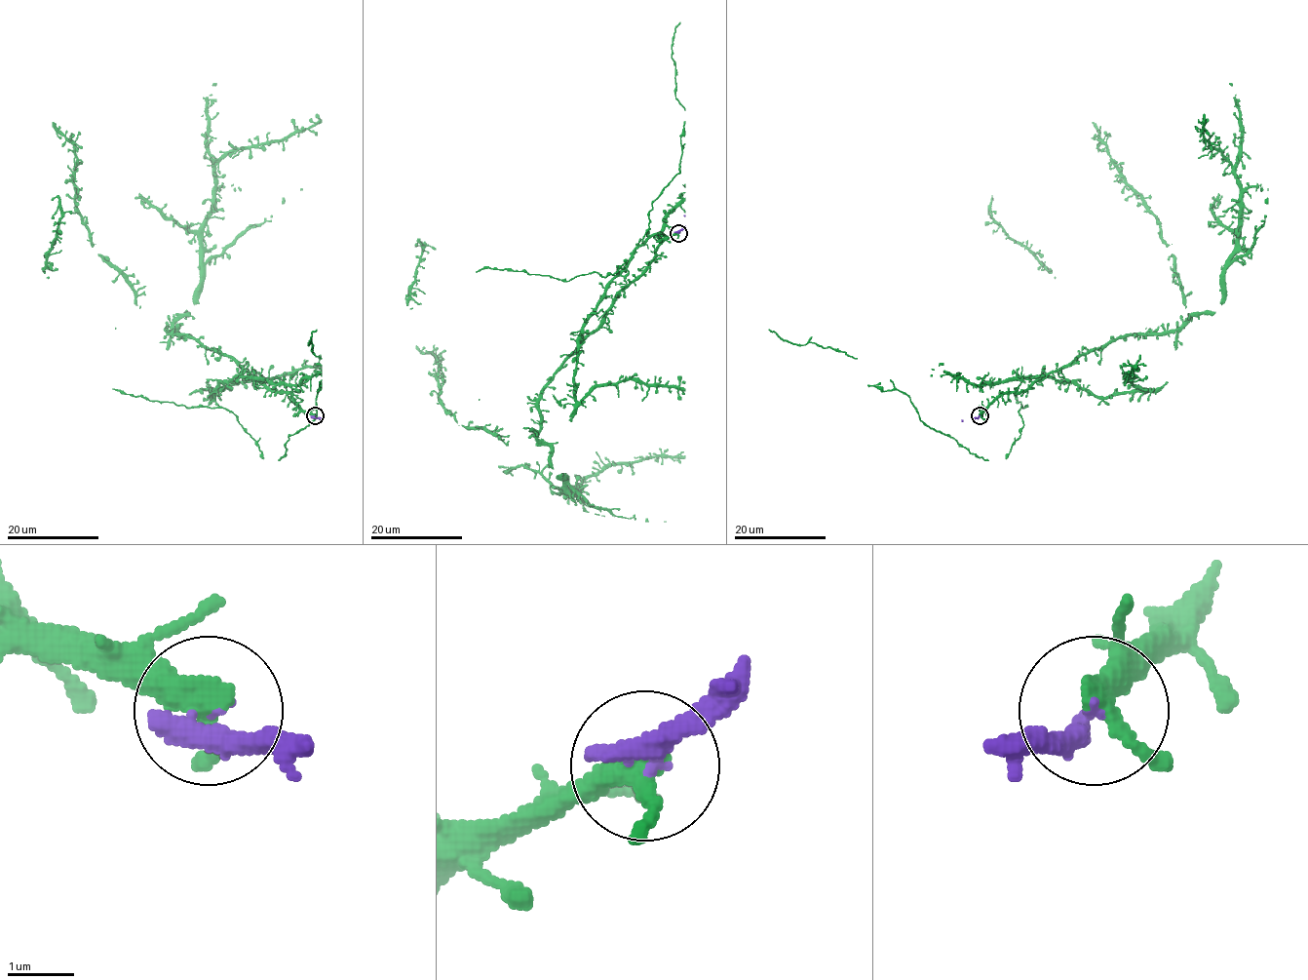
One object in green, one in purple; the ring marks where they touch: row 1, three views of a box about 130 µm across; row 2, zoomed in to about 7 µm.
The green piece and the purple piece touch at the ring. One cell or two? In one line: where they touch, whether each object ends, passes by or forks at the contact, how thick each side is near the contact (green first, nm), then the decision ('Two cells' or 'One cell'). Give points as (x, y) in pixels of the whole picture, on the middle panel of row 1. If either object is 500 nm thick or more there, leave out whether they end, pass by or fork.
Place: (678, 233). At the ring green passes by. At the ring purple passes by. Thickness 320 nm (green) against 240 nm. One cell

